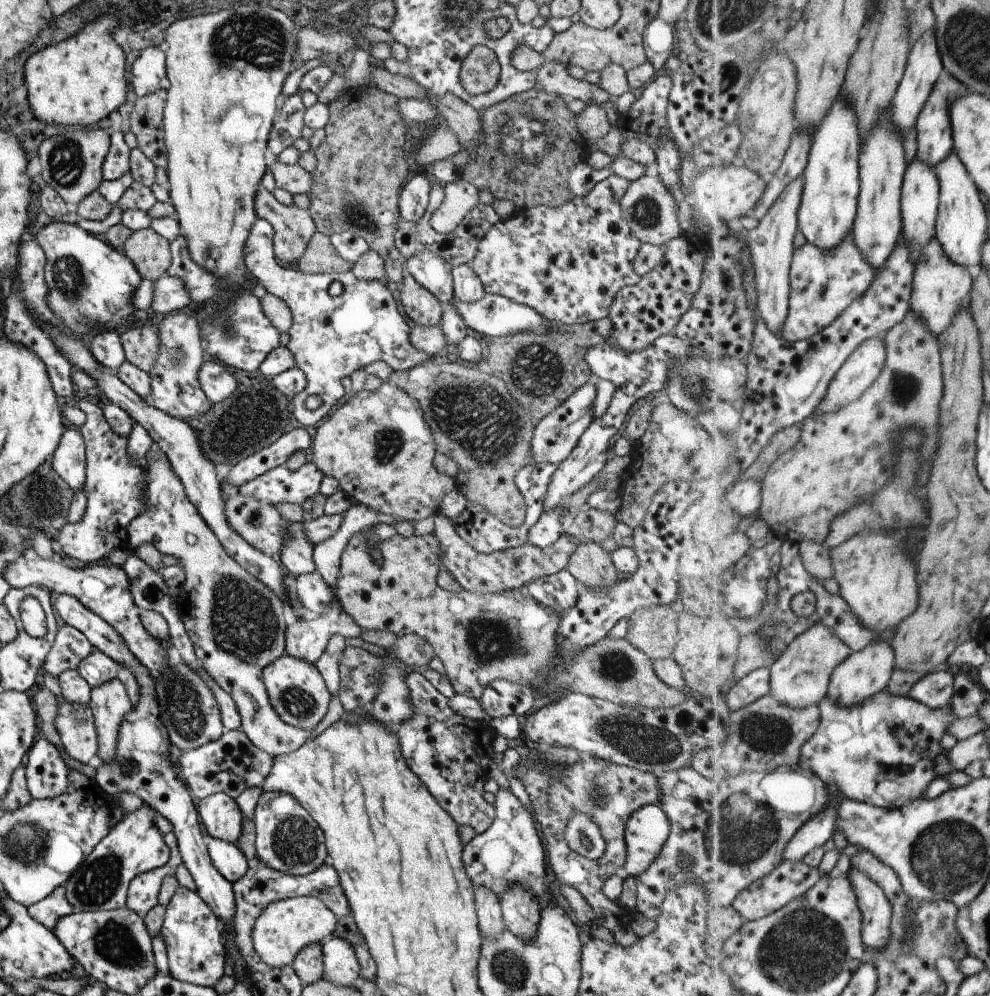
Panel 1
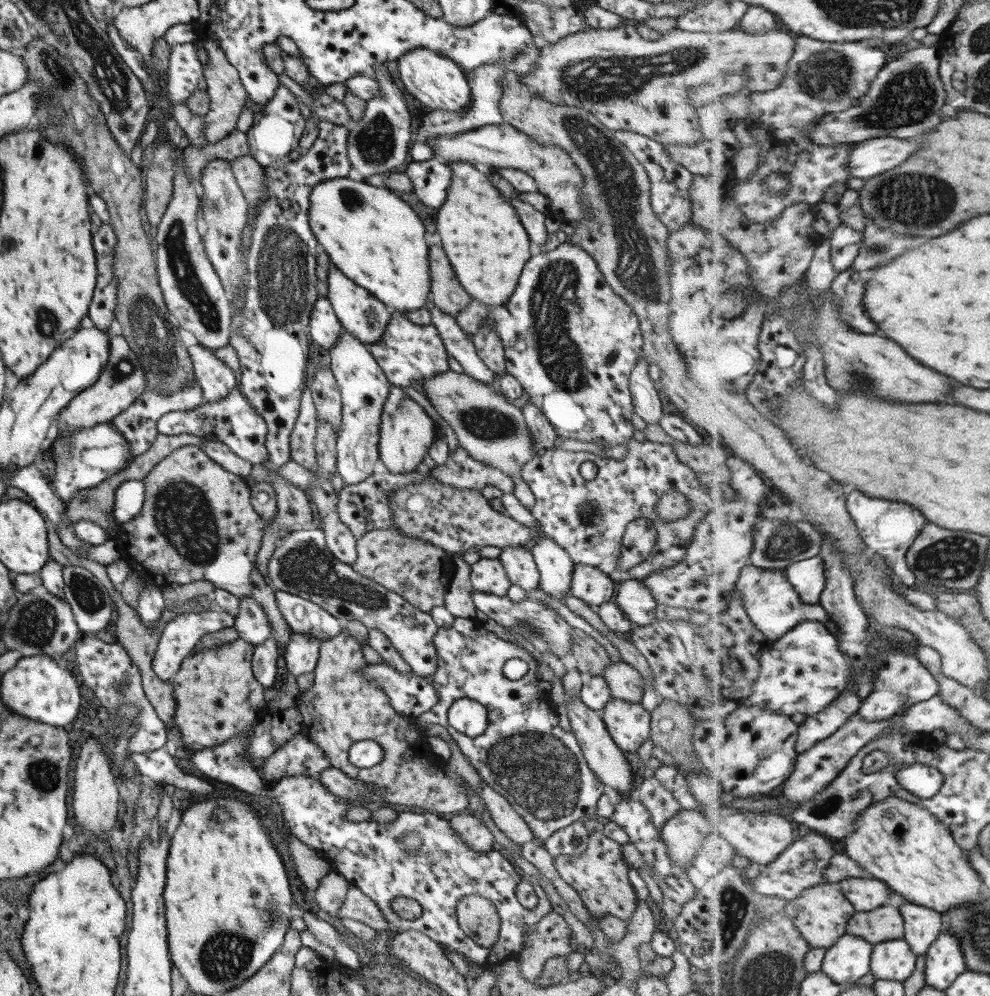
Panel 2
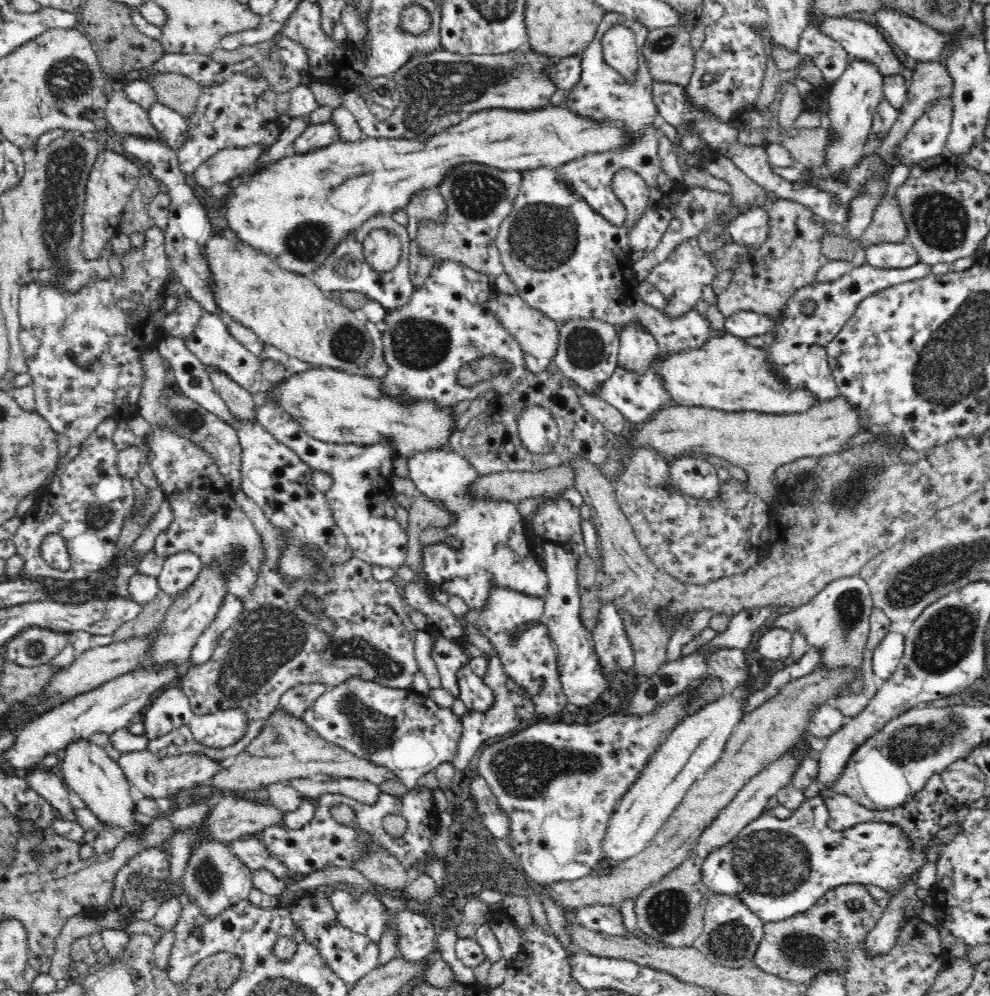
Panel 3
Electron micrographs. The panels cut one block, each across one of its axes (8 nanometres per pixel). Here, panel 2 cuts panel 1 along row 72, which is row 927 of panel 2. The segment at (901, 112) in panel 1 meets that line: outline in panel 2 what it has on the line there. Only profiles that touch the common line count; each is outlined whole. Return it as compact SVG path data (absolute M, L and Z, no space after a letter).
M900 903L905 919L904 939L917 955L925 955L941 934L941 912L913 903Z

